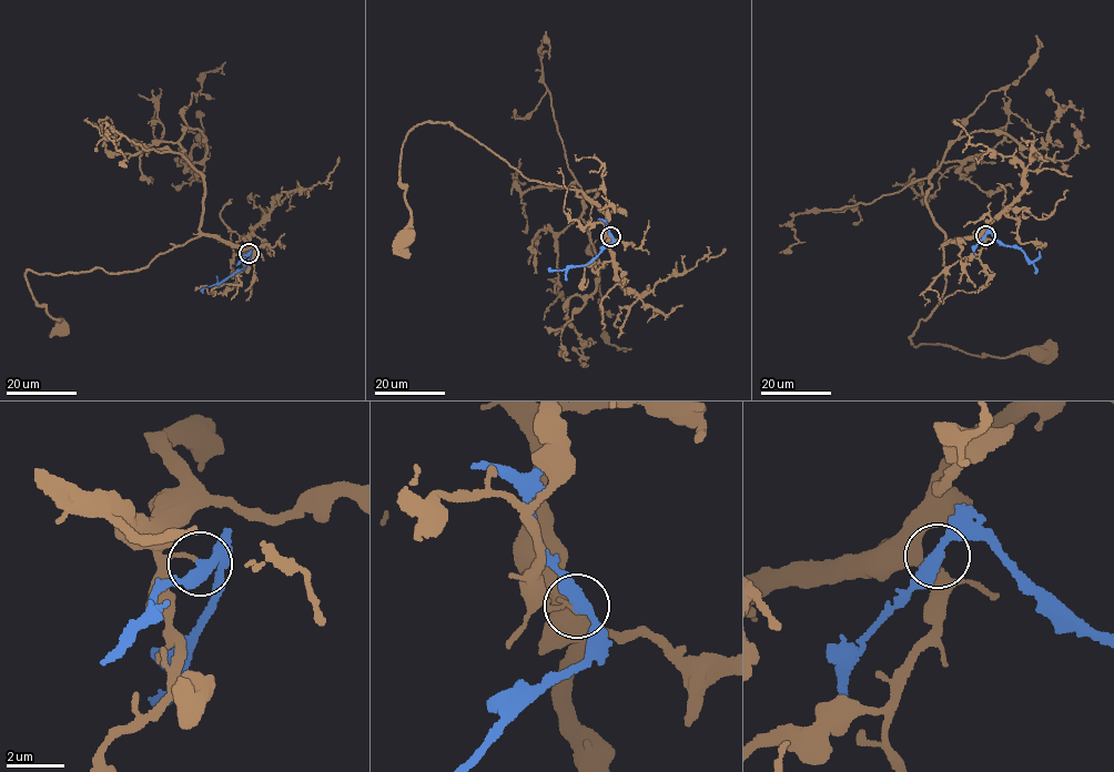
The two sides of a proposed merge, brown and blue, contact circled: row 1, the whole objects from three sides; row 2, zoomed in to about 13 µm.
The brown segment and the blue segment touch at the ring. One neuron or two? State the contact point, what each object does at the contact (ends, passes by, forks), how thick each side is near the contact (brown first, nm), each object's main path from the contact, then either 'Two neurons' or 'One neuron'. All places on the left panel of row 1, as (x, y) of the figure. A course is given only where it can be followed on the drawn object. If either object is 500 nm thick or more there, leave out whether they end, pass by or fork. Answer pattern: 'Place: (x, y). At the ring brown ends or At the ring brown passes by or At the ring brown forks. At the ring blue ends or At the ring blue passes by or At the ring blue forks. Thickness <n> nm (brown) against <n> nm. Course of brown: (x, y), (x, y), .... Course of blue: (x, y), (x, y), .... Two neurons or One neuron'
Place: (249, 253). At the ring brown ends. At the ring blue passes by. Thickness 130 nm (brown) against 380 nm. Course of brown: (247, 252), (203, 234), (134, 271), (98, 267), (53, 275), (28, 270), (32, 296), (61, 320), (62, 328). Course of blue: (249, 253), (245, 267), (205, 287), (203, 293). Two neurons

